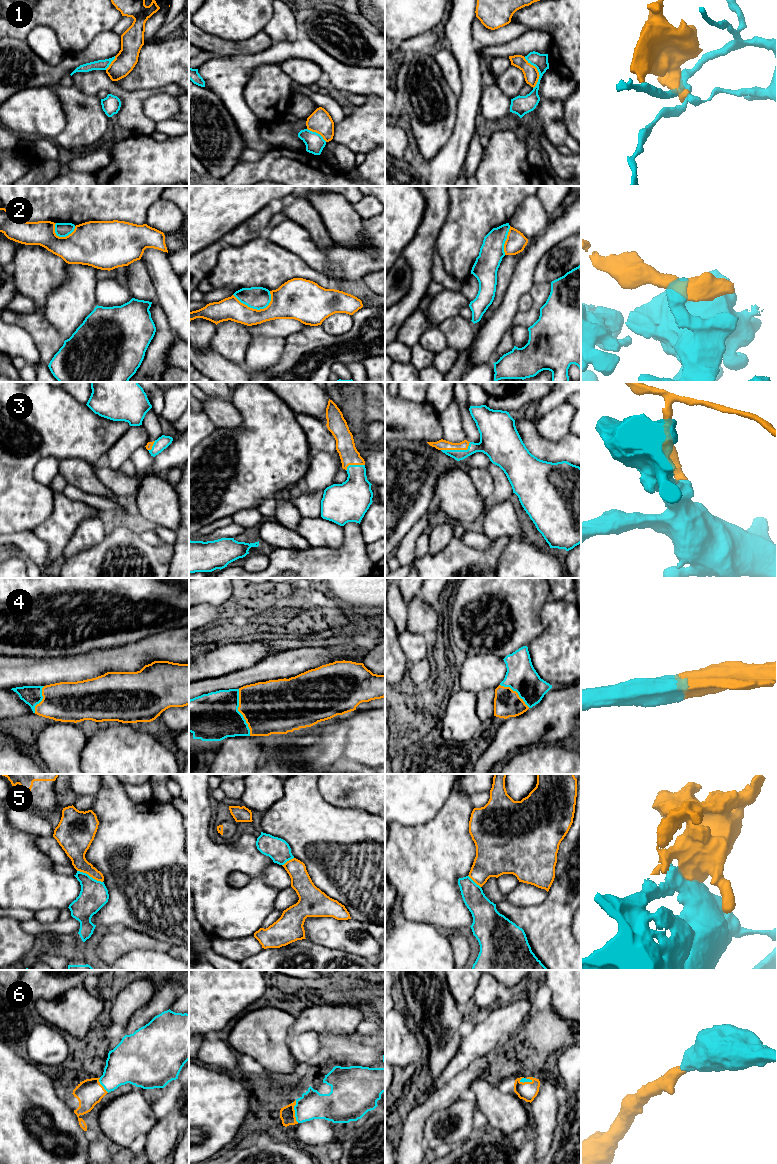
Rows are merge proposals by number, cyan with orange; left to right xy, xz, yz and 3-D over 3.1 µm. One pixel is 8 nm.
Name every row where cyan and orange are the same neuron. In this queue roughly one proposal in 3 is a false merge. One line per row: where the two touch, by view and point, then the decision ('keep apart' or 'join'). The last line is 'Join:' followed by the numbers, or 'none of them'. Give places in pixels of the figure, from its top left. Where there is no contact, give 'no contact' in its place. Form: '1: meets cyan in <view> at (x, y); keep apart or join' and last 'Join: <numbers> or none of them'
1: meets cyan in yz at (538, 71); keep apart
2: meets cyan in xz at (253, 308); keep apart
3: meets cyan in yz at (457, 450); join
4: meets cyan in xz at (239, 712); join
5: meets cyan in xy at (89, 876); join
6: meets cyan in xz at (295, 1111); join
Join: 3, 4, 5, 6

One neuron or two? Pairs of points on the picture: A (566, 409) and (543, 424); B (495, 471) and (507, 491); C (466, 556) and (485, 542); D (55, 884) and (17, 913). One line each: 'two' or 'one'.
A: one
B: one
C: two
D: two

